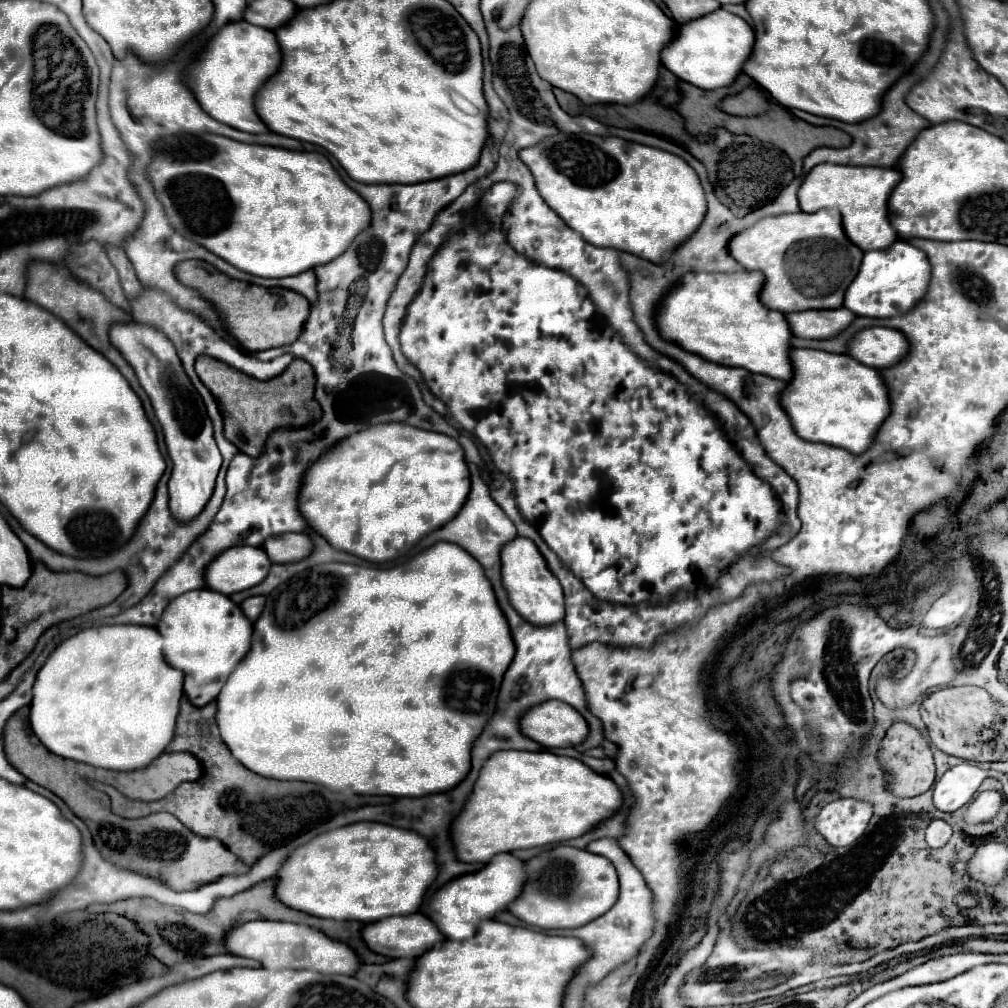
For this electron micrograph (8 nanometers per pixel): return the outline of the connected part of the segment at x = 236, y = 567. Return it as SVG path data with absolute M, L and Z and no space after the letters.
M227 548L205 570L205 582L207 588L231 596L261 584L261 580L269 574L269 568L271 560L265 556L263 548Z

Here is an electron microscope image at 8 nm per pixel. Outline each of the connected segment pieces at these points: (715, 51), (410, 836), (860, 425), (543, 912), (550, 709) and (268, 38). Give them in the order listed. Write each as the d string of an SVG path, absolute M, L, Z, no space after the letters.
M719 8L709 16L683 24L677 36L661 52L661 60L677 78L697 88L727 88L743 72L743 64L749 58L749 52L753 52L753 40L753 30L743 18Z
M357 822L319 834L305 846L297 848L277 874L277 898L285 906L307 912L311 916L333 920L357 920L363 924L371 924L389 916L415 914L421 908L427 890L437 880L437 874L437 852L433 844L425 840L425 836L389 824Z
M793 348L793 380L781 394L781 404L789 414L795 432L809 442L841 446L853 454L867 452L875 436L891 414L889 388L877 368L865 366L847 354Z
M561 844L531 858L525 866L529 880L523 894L509 906L509 912L531 926L543 930L585 926L617 902L617 870L603 856Z
M551 700L529 708L521 716L521 732L543 748L567 748L581 744L589 726L573 706Z
M245 20L231 22L211 40L201 60L189 68L187 86L195 92L201 108L215 120L243 132L261 134L269 130L261 124L257 108L253 108L253 96L257 96L257 88L277 72L277 64L281 64L281 52L277 52L273 32L253 28L253 24L245 24Z

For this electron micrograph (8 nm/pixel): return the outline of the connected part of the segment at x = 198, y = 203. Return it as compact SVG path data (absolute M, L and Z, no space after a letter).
M183 132L183 134L167 136L155 144L155 158L149 166L149 178L153 182L157 198L165 206L169 222L175 226L175 230L179 234L205 246L209 252L213 252L215 256L233 264L235 268L249 272L253 276L261 276L261 278L297 276L301 272L307 272L307 270L313 270L317 266L333 262L335 258L339 258L349 248L349 244L355 240L357 234L361 234L365 228L369 228L369 220L371 220L369 204L365 204L365 200L341 180L341 176L333 168L333 164L319 152L293 152L293 150L283 150L283 148L275 148L275 146L243 144L243 142L215 136L215 134L187 134L187 132Z

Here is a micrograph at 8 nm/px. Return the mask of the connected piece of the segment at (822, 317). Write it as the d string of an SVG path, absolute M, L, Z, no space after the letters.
M835 308L835 310L805 310L805 312L793 312L787 316L787 322L797 338L809 338L809 340L827 340L841 334L851 322L855 320L855 314L847 308Z

